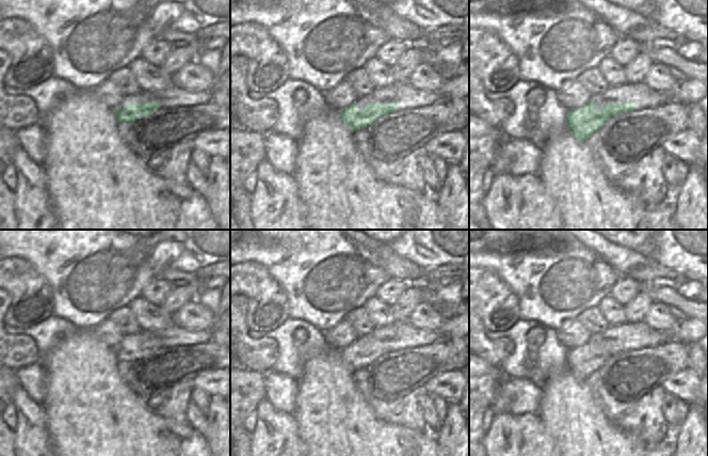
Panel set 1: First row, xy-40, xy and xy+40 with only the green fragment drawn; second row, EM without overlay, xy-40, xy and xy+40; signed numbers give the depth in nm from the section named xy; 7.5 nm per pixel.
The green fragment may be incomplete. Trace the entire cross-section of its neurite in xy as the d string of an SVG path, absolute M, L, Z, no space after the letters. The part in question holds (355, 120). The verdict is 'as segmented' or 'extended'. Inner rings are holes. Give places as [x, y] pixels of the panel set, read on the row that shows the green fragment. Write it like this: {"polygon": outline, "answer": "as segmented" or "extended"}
{"polygon": "M374 100L363 107L360 111L357 110L357 103L342 109L339 113L343 123L352 130L358 131L364 129L376 119L397 112L398 101L389 101L387 104L376 104Z", "answer": "as segmented"}

